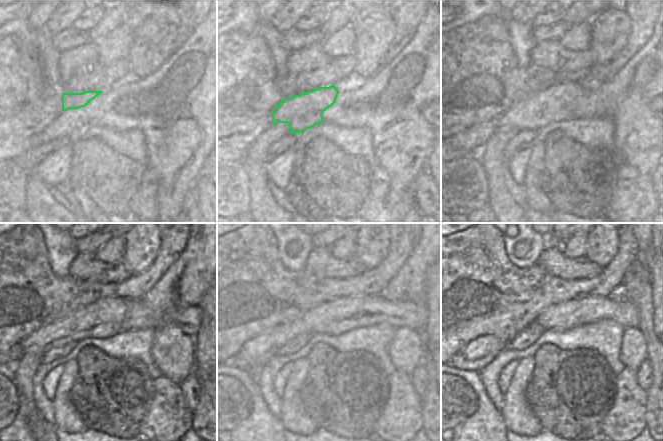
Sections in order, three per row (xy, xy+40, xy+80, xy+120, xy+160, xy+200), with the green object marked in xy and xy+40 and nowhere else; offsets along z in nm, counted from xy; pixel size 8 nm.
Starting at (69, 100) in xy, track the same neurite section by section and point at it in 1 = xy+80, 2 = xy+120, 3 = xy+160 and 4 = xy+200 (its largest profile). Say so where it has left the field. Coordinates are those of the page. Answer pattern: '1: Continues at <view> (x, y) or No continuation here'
1: Continues at xy+80 (529, 113)
2: Continues at xy+120 (104, 318)
3: Continues at xy+160 (341, 315)
4: Continues at xy+200 (568, 314).

